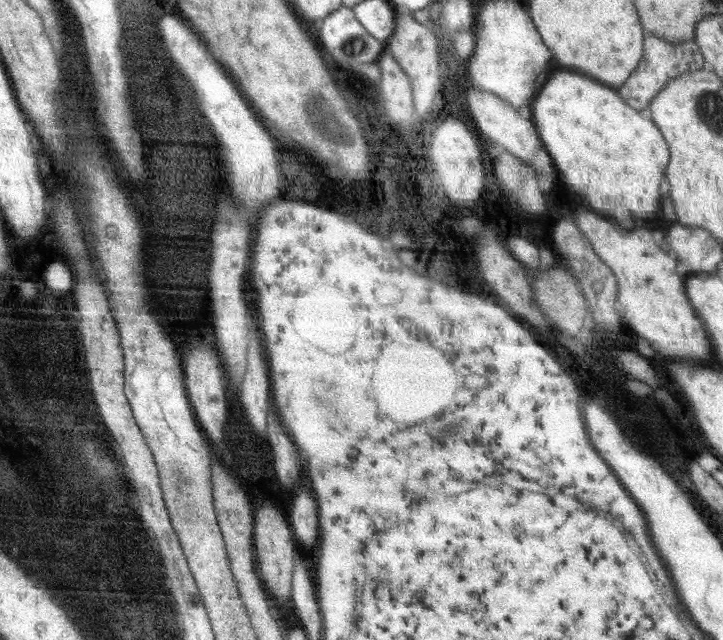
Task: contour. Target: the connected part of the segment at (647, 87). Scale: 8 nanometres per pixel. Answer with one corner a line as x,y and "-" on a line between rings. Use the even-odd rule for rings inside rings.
645,30
642,60
625,84
618,88
618,92
630,106
638,110
646,109
649,102
657,96
658,91
661,91
661,88
664,88
671,78
704,67
707,67
705,57
696,41
673,43

